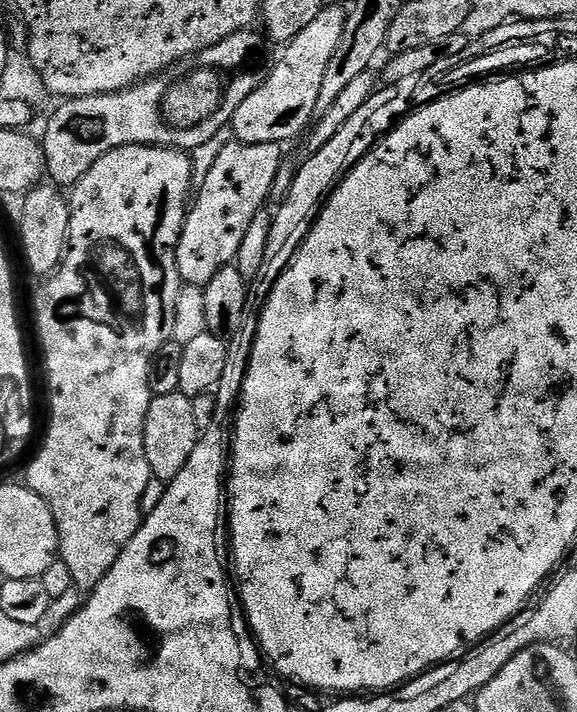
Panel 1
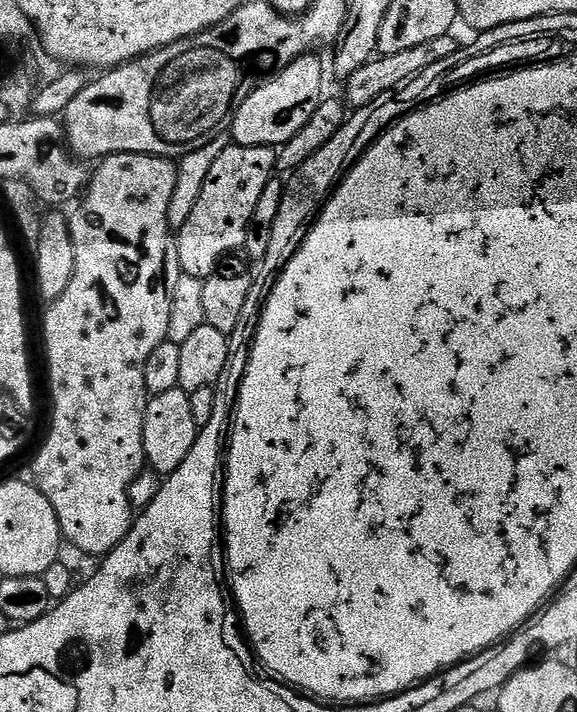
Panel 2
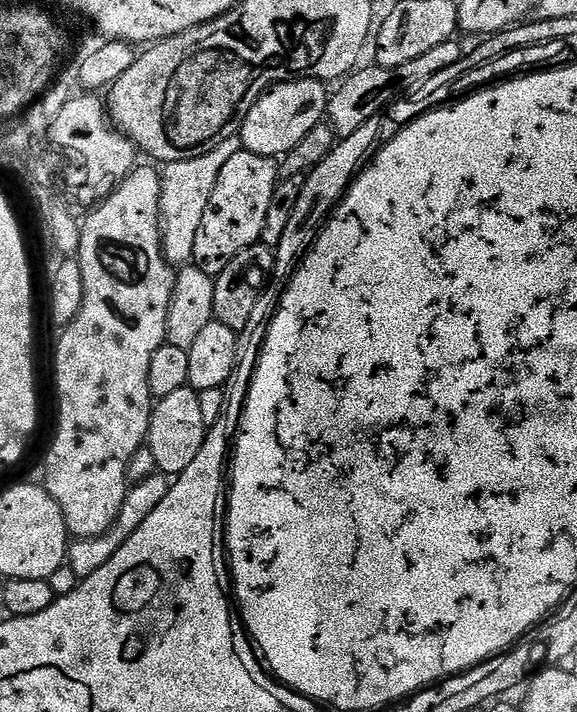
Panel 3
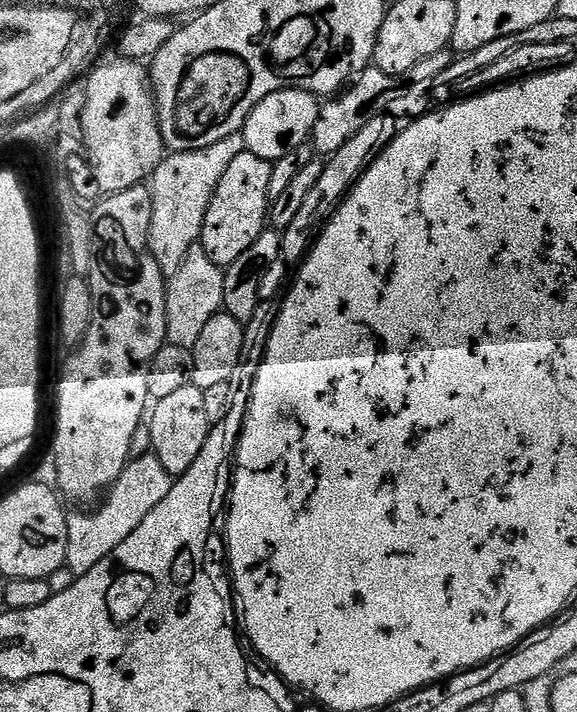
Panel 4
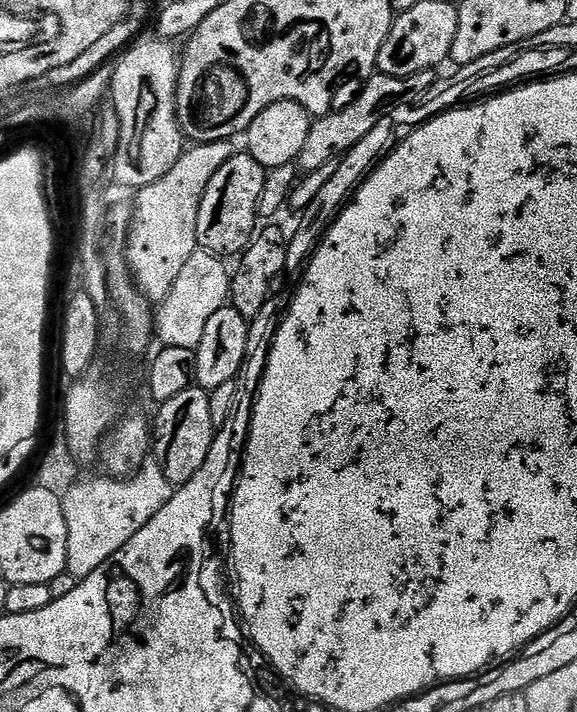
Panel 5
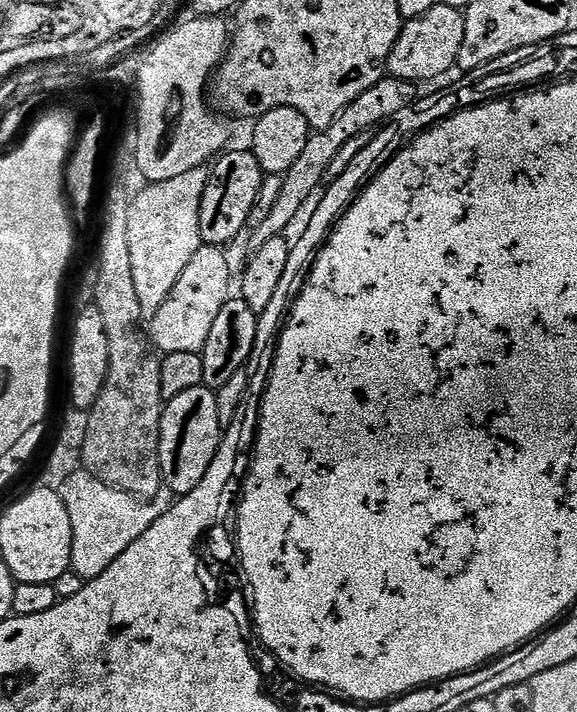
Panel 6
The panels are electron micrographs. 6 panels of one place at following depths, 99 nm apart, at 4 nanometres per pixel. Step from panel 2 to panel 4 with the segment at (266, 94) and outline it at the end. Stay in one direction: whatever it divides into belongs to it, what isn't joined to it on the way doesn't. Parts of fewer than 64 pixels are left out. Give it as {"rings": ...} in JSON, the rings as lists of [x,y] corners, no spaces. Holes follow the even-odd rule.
{"rings":[[[283,88],[258,102],[243,126],[244,147],[258,154],[258,158],[273,162],[286,158],[290,150],[309,143],[314,122],[318,122],[321,101],[313,92],[297,88]]]}

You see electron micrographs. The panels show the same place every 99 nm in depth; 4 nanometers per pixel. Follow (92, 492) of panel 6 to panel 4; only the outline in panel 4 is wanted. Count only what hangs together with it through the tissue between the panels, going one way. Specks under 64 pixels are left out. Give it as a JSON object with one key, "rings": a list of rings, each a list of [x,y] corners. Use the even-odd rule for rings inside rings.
{"rings":[[[155,454],[137,455],[129,459],[122,474],[107,489],[106,495],[99,501],[97,512],[88,512],[83,516],[80,512],[72,512],[68,518],[68,537],[66,538],[66,567],[76,576],[85,576],[92,572],[102,558],[114,554],[143,520],[150,515],[150,510],[170,494],[174,477],[158,462]]]}

